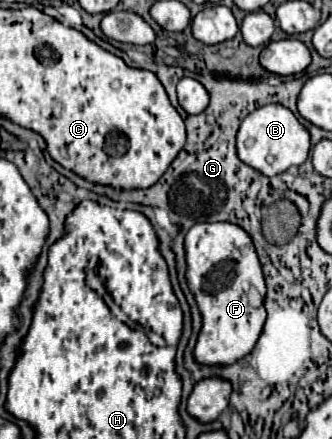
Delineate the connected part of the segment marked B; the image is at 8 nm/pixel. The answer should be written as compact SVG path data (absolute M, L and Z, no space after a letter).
M270 103L270 105L258 107L242 121L238 137L236 137L236 149L238 149L238 157L246 165L272 177L272 175L284 173L292 167L300 167L308 159L310 133L294 117L294 113L288 107L284 107L280 103Z

